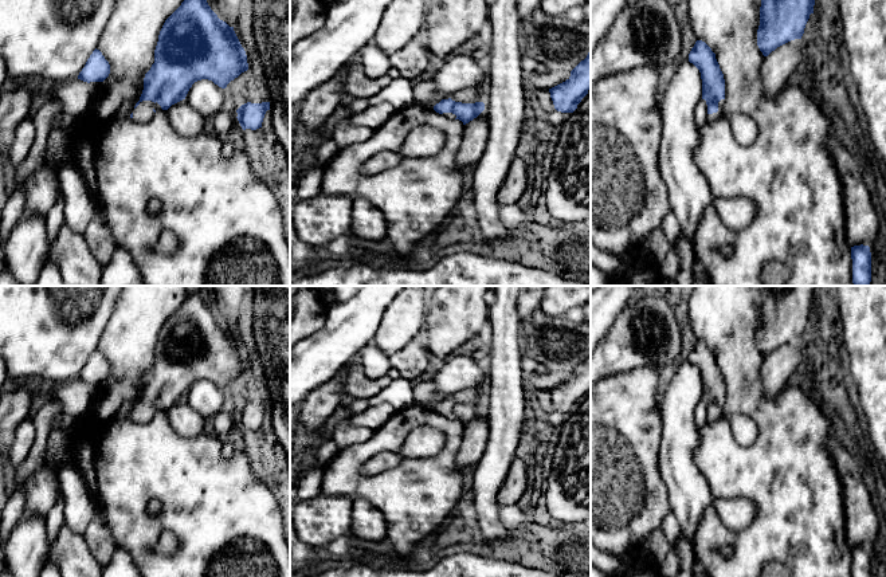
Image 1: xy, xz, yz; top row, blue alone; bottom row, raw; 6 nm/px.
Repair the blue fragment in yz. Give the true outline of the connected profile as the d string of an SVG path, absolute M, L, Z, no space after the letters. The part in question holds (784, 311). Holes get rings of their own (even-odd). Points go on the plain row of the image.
M758 286L761 295L757 346L764 357L801 339L814 314L815 286Z

